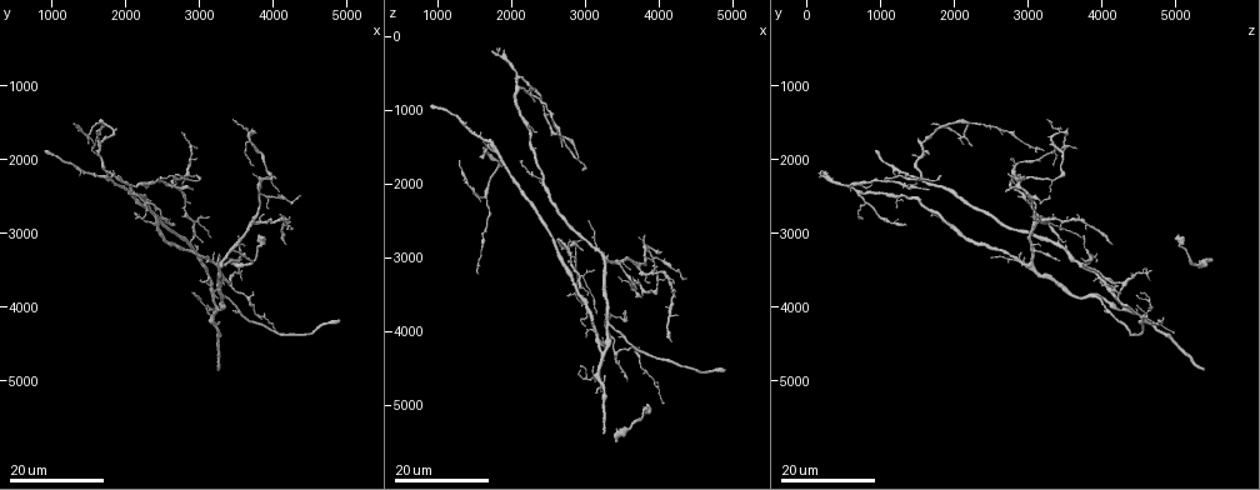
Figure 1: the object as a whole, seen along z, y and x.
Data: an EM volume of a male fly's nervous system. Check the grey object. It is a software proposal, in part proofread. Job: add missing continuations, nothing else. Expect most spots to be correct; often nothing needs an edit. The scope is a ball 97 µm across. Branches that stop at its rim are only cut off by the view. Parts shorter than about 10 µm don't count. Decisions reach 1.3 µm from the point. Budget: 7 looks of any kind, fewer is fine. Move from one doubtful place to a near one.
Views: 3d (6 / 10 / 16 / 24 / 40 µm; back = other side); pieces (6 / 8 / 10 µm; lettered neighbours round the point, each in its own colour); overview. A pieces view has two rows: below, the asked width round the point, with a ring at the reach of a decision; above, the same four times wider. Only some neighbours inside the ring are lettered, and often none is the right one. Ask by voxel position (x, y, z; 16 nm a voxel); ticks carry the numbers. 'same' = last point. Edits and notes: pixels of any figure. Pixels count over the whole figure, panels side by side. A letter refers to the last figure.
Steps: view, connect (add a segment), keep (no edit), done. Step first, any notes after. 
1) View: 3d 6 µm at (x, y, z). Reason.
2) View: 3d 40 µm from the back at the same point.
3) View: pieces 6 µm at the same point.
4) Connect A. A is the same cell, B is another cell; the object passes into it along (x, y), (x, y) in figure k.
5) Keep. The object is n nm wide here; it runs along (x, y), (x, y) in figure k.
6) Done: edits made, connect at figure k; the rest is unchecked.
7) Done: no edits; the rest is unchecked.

View: 3d 24 µm at (3800, 2400, 2750). Branch stops here.

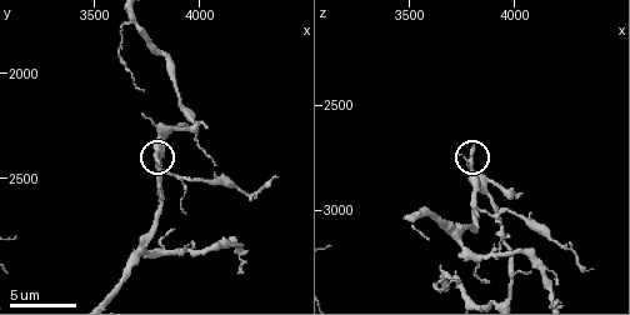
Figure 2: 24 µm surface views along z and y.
View: pieces 8 µm at (3790, 2420, 2700).

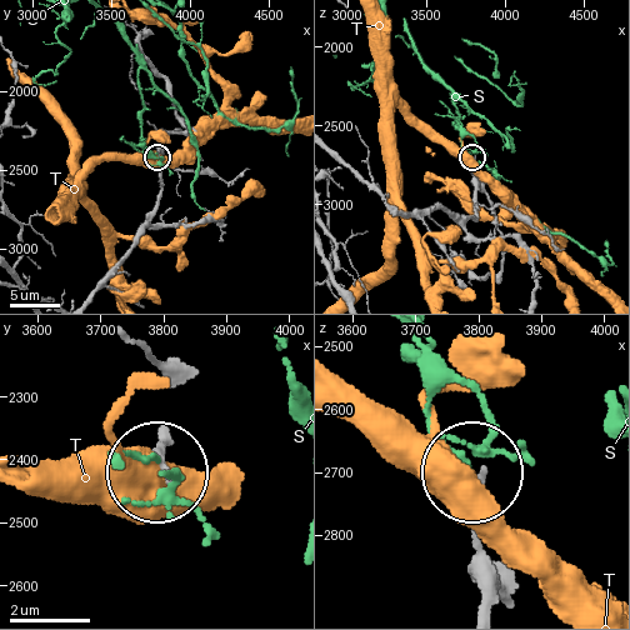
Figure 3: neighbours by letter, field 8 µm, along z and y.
Keep. S and T are other cells; no lettered segment goes on from it.

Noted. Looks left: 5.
View: pieces 8 µm at (4350, 2500, 3300). Free end.

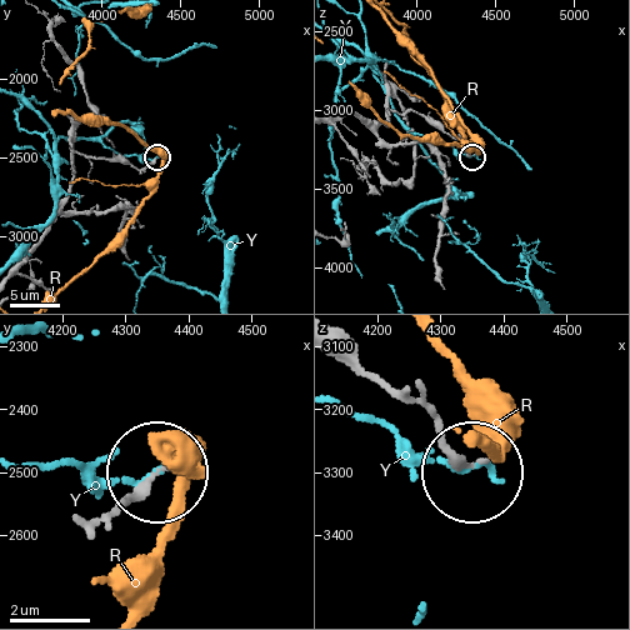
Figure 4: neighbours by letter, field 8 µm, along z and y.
Keep. R and Y are other cells; it runs along (95, 521), (153, 474) in figure 4; none of them fits.

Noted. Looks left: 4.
View: 3d 16 µm at (2700, 2900, 1350). Free end.

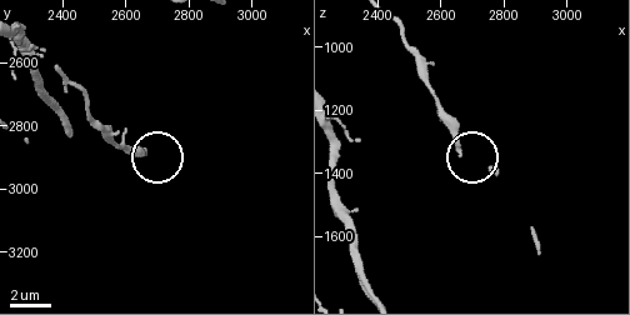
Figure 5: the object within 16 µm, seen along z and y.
View: pieces 10 µm at (2660, 2880, 1340).

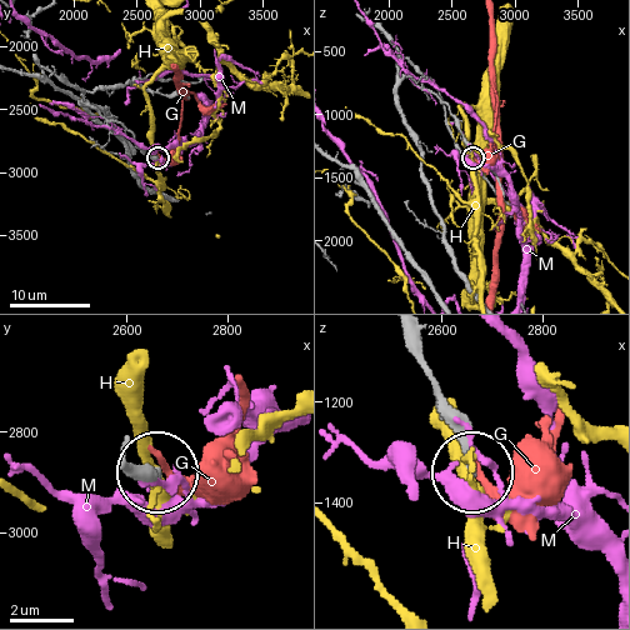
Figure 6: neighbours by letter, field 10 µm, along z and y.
Keep. G, H and M are other cells; none of them fits.

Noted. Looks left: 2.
Done: no edits; the rest is unchecked.

